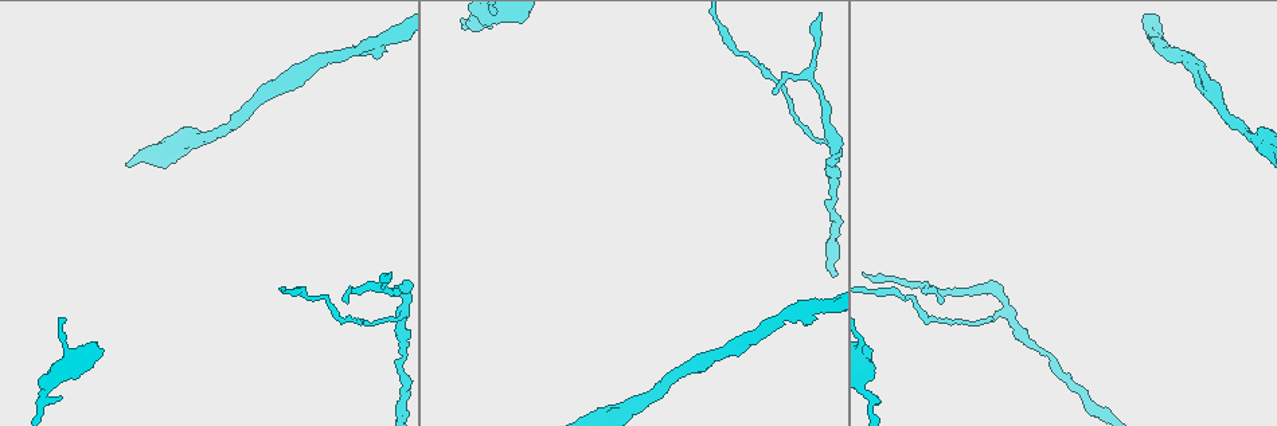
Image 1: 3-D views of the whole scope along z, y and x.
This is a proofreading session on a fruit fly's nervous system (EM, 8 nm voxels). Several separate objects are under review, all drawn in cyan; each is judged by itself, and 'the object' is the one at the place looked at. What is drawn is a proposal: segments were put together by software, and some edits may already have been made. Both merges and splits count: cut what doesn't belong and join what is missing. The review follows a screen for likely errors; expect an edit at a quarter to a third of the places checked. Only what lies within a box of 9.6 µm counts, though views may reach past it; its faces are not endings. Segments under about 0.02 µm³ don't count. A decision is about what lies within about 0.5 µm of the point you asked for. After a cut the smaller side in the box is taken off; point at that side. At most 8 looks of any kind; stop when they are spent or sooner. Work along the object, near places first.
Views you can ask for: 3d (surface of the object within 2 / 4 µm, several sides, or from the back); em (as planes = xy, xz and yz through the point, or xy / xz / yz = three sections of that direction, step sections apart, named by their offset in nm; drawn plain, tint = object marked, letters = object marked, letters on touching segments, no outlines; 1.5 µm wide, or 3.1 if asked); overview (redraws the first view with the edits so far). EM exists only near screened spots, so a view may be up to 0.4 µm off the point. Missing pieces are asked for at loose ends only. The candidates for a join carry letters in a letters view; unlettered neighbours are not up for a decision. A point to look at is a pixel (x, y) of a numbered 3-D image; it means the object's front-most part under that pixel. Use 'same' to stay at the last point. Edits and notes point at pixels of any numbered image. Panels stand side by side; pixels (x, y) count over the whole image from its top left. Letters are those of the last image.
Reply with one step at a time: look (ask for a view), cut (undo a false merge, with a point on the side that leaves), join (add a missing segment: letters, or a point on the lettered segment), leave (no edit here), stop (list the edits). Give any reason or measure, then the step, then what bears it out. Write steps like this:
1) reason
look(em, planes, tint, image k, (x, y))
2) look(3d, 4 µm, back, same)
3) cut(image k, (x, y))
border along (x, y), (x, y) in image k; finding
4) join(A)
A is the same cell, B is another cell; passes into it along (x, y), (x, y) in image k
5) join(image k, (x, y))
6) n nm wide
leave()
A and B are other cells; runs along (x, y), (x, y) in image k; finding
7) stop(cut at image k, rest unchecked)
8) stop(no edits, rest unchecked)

free end
look(3d, 4 µm, image 1, (61, 395))

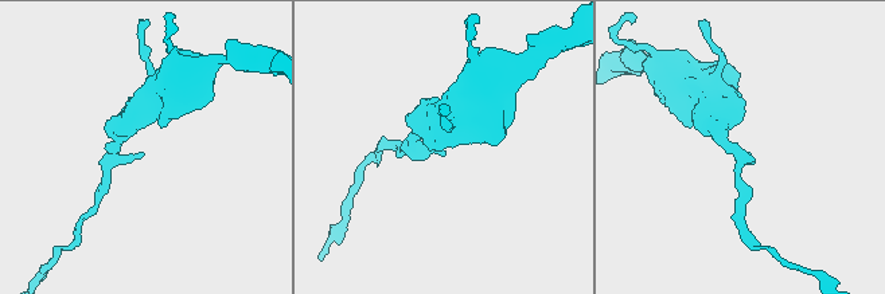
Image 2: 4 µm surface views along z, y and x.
shape alone is not enough
look(em, yz, step 4, tint, image 2, (444, 156))

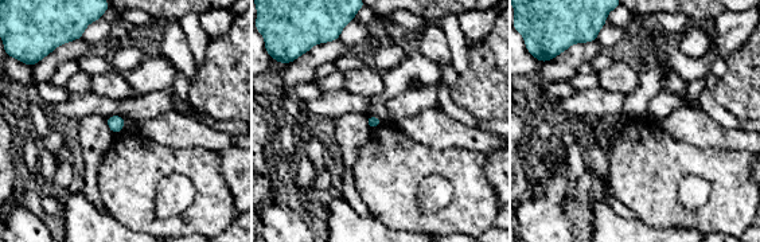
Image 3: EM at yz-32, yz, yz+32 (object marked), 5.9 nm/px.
see the neighbours
look(em, yz, step 4, letters, same)

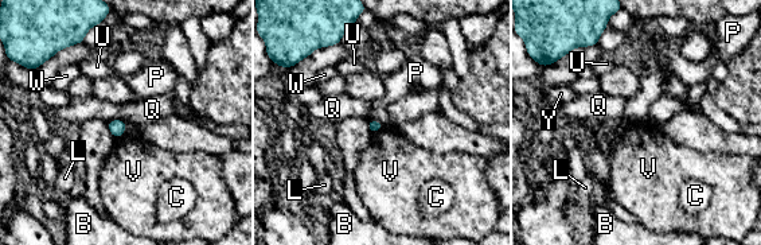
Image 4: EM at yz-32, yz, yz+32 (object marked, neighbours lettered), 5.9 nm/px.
leave()
B, C, L, P, Q, U, V, W and Y are other cells; border along (370, 119), (383, 124) in image 4; no lettered segment goes on from it

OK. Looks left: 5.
thin neck
look(em, planes, letters, image 1, (392, 294))

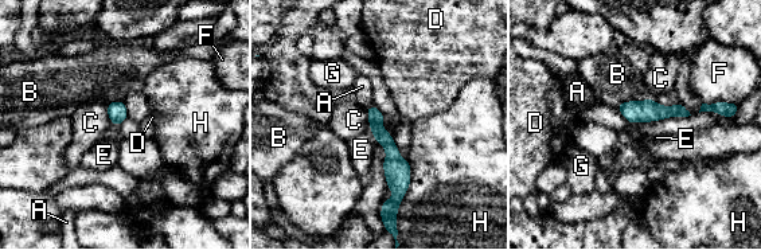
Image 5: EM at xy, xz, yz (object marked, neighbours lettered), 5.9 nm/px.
H touches over 340 nm
leave()
A, B, C, D, E, F, G and H are other cells; border along (106, 104), (106, 114), (114, 125) in image 5; continuous, no second neuron

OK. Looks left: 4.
an open end
look(em, xy, step 8, letters, image 1, (382, 54))

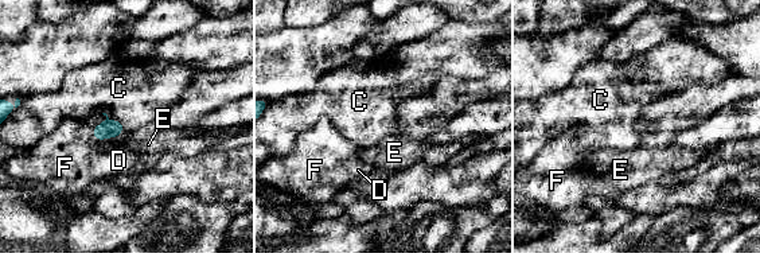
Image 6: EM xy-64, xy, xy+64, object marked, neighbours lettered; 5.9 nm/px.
C touches over 170 nm
leave()
C, D, E and F are other cells; no lettered segment goes on from it

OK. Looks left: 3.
stop(no edits, rest unchecked)

